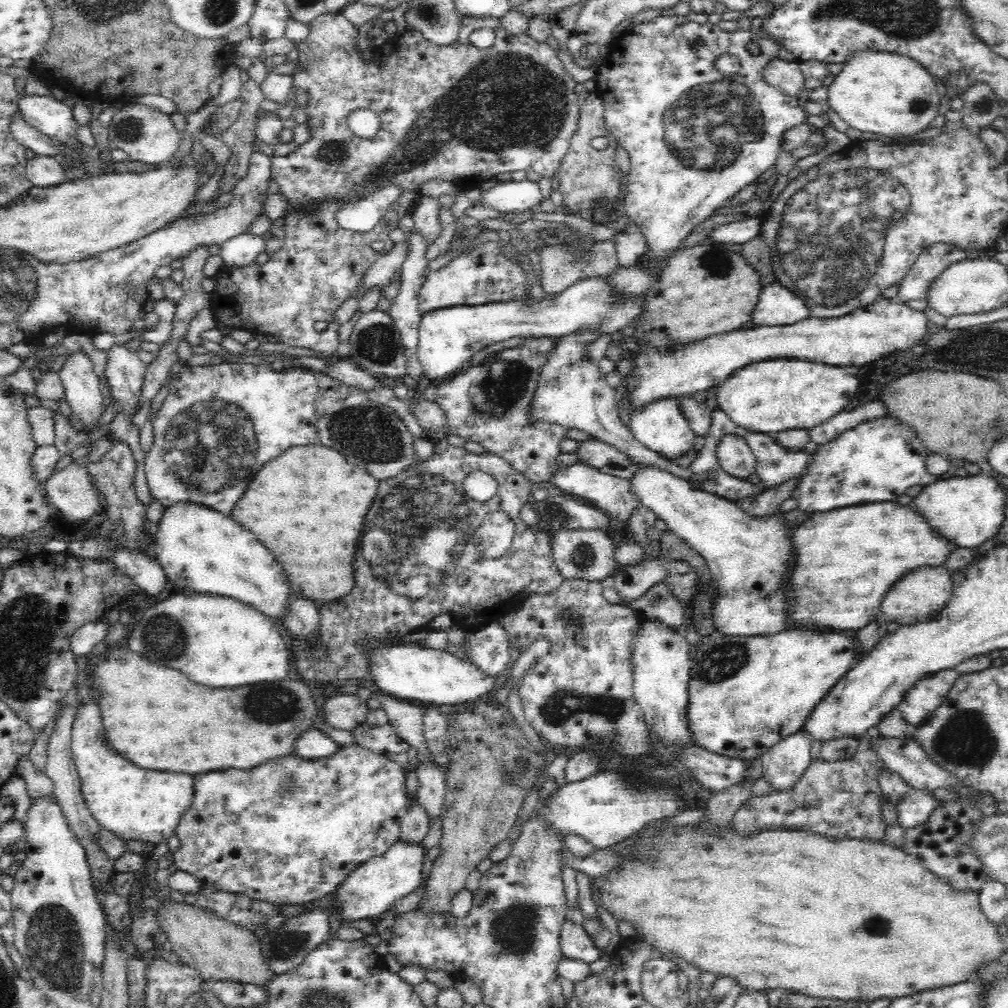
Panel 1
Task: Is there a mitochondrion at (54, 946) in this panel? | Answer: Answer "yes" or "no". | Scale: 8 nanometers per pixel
yes

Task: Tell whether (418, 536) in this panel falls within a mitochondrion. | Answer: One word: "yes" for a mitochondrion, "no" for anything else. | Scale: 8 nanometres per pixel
yes

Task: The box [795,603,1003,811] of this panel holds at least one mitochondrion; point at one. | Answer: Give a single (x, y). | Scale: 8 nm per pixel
(965, 737)

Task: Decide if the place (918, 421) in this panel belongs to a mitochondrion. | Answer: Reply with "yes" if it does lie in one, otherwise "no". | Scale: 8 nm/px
no

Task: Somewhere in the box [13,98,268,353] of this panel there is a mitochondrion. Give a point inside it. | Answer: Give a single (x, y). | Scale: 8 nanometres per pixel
(131, 129)

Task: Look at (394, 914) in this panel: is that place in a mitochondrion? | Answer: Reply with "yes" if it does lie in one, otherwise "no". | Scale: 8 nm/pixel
no

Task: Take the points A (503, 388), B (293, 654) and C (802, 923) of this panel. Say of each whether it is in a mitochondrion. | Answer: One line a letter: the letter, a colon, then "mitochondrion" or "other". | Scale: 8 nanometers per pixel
A: mitochondrion
B: other
C: other

